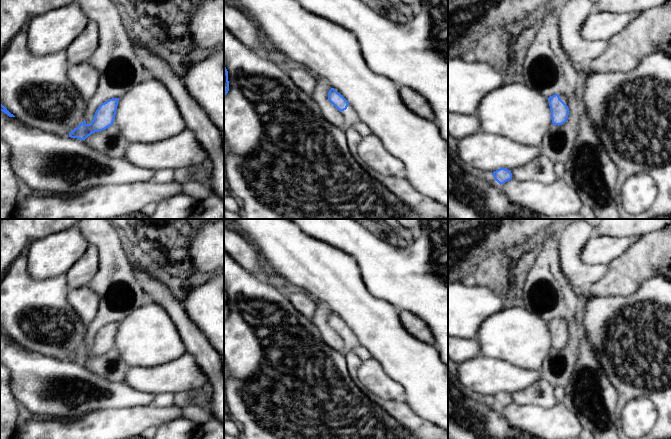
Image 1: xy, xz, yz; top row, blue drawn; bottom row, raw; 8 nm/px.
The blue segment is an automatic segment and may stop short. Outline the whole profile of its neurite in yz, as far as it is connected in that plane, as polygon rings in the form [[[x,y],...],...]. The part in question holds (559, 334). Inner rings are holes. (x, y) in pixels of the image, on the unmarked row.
[[[555,318],[549,321],[548,325],[553,349],[564,348],[569,339],[568,324],[562,319]]]

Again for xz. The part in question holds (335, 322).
[[[334,312],[329,314],[328,323],[344,340],[344,352],[352,351],[354,348],[361,345],[354,331]]]

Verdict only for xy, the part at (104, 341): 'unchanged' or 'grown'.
unchanged

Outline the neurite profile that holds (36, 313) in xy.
[[[27,251],[23,252],[0,279],[0,327],[30,351],[69,361],[69,357],[84,346],[87,328],[69,304],[68,292],[66,275],[43,280],[32,278],[27,270]]]

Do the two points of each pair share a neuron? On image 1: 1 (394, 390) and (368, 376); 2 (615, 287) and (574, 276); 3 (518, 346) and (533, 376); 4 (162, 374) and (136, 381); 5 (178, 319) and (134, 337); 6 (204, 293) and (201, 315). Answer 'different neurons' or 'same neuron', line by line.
1: same neuron
2: different neurons
3: different neurons
4: same neuron
5: different neurons
6: same neuron

